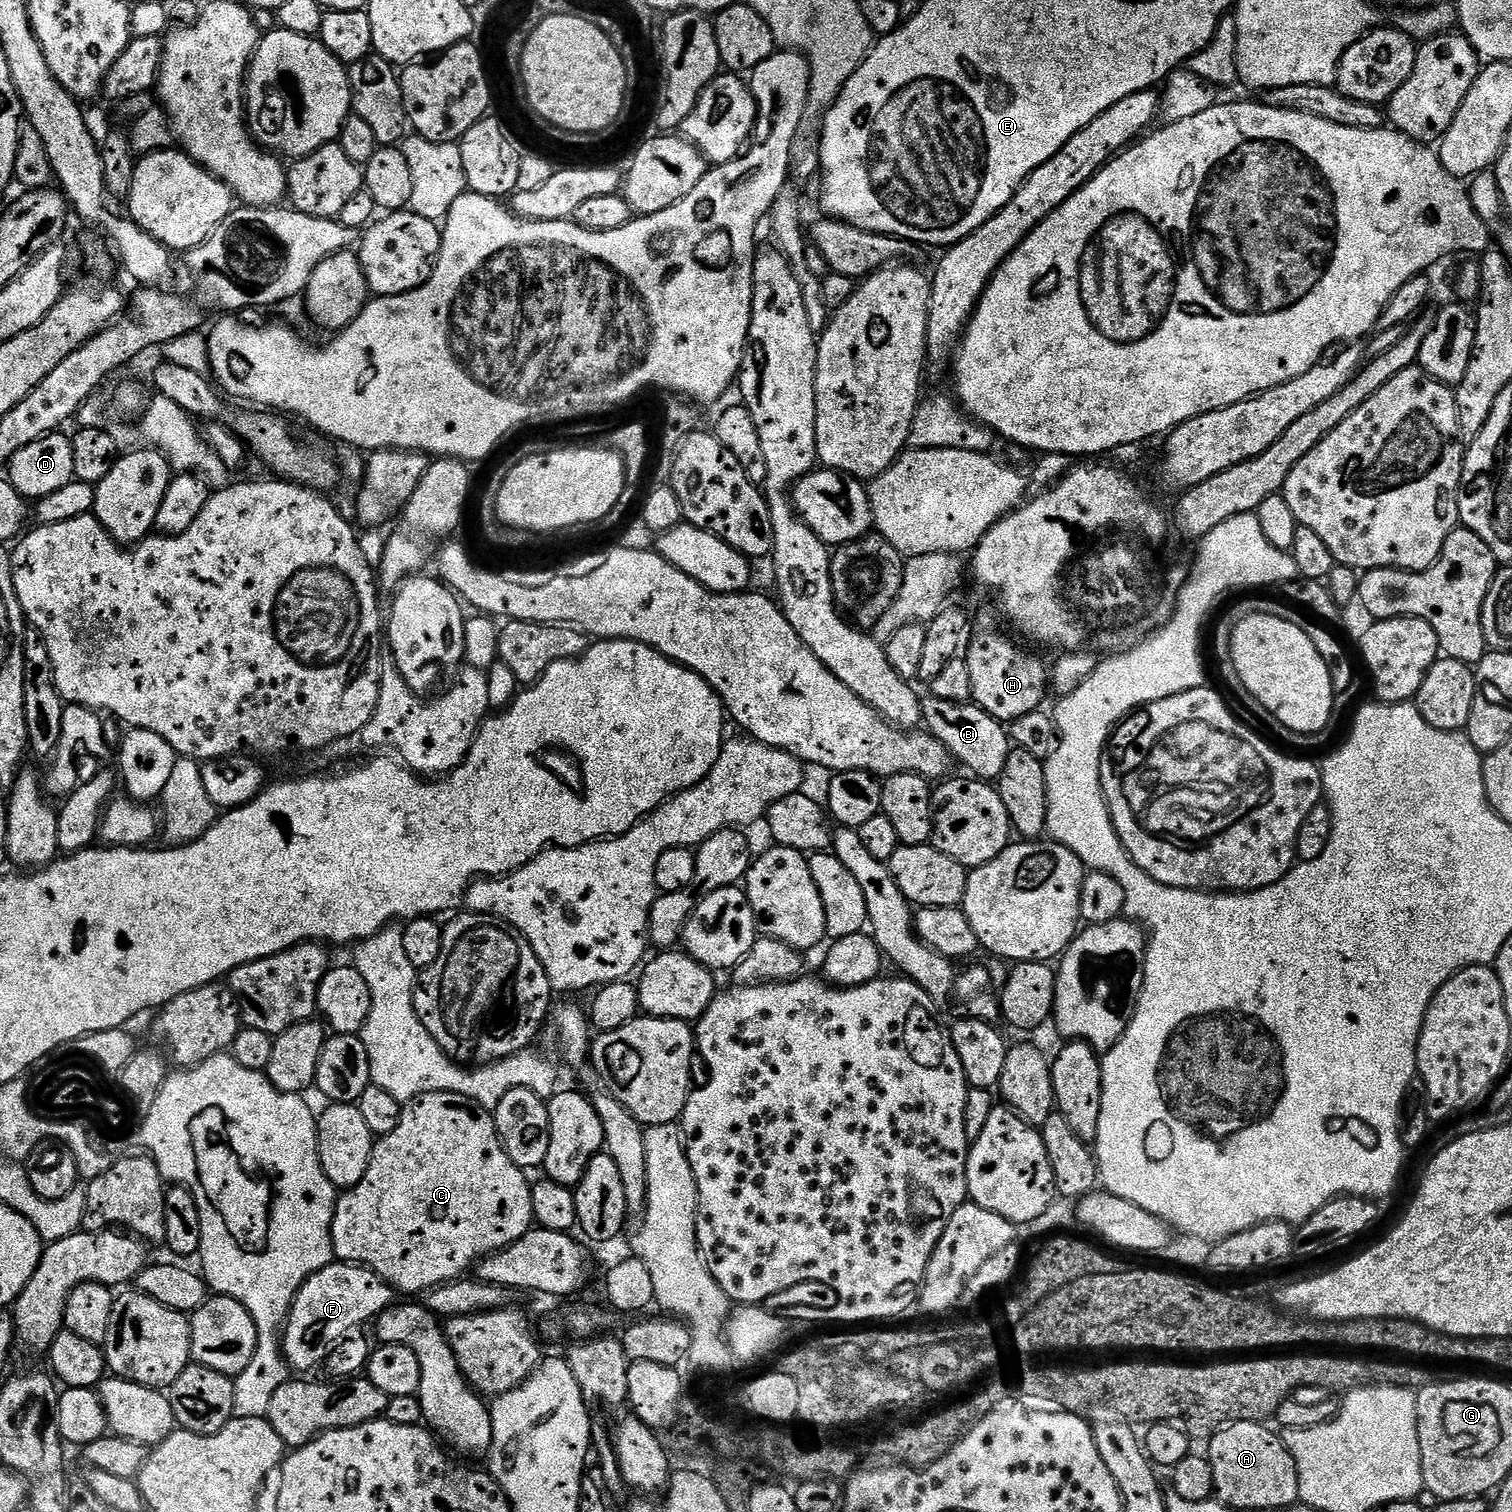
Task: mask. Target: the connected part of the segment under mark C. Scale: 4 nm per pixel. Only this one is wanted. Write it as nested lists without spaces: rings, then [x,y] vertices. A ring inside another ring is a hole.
[[[422,1093],[421,1096],[415,1100],[410,1100],[403,1105],[404,1113],[402,1118],[398,1122],[398,1126],[394,1126],[394,1130],[390,1130],[390,1134],[379,1137],[372,1145],[372,1157],[370,1158],[370,1166],[366,1170],[366,1178],[362,1178],[362,1182],[358,1182],[355,1188],[350,1188],[339,1193],[336,1201],[336,1209],[334,1210],[334,1218],[332,1219],[332,1251],[335,1259],[340,1262],[347,1262],[350,1264],[359,1264],[361,1266],[367,1266],[372,1269],[373,1272],[377,1272],[386,1283],[391,1286],[397,1293],[400,1292],[421,1292],[421,1294],[427,1293],[433,1288],[437,1288],[440,1284],[448,1284],[452,1280],[461,1279],[465,1275],[464,1272],[473,1267],[477,1262],[483,1260],[484,1257],[492,1254],[493,1252],[500,1252],[504,1248],[510,1246],[514,1242],[518,1242],[523,1235],[526,1235],[528,1230],[533,1227],[534,1221],[532,1218],[532,1207],[530,1206],[530,1194],[532,1193],[532,1184],[530,1180],[527,1180],[525,1169],[519,1168],[515,1162],[510,1158],[510,1154],[506,1154],[506,1150],[502,1146],[502,1142],[498,1138],[496,1133],[496,1118],[491,1111],[484,1109],[474,1102],[470,1098],[463,1097],[462,1094],[456,1093]]]

